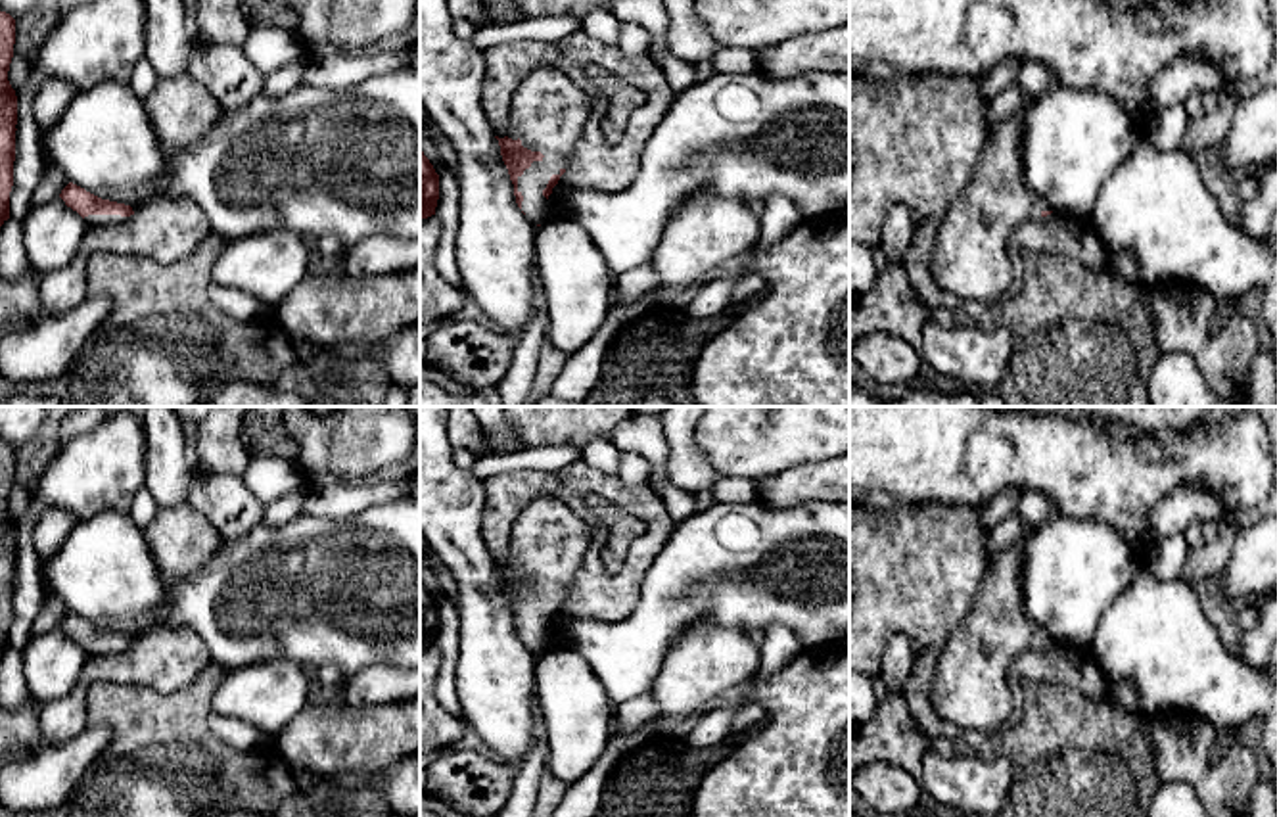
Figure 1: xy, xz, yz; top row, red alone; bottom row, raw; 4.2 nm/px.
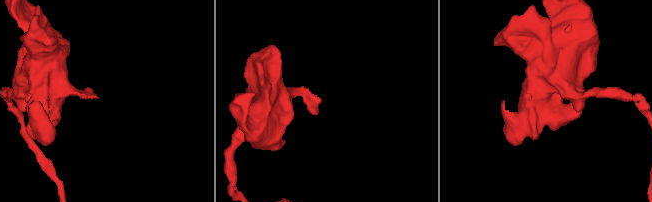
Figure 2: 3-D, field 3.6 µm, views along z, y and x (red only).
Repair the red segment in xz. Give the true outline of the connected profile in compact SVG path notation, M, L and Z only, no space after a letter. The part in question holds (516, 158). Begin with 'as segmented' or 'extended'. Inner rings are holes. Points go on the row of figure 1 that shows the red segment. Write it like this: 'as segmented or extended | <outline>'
extended | M554 67L531 71L512 96L506 136L495 138L514 184L516 203L535 226L545 224L552 217L548 196L566 173L575 148L581 146L581 134L591 111L591 96L577 88L564 71Z

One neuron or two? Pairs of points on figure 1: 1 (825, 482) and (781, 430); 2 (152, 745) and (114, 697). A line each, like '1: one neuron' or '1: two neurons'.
1: two neurons
2: one neuron

